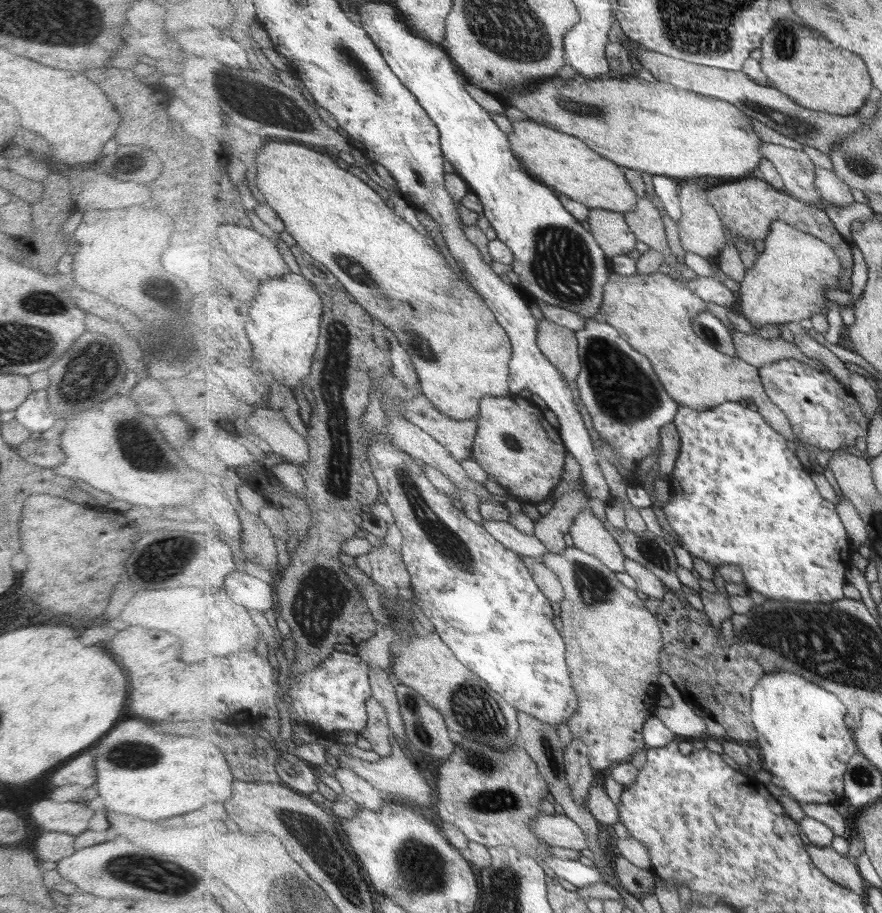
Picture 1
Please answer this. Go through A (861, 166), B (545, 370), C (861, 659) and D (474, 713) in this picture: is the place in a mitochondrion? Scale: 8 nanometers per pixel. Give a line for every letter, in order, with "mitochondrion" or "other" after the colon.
A: mitochondrion
B: other
C: mitochondrion
D: mitochondrion

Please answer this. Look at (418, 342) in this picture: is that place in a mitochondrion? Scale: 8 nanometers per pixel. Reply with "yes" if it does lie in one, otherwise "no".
yes

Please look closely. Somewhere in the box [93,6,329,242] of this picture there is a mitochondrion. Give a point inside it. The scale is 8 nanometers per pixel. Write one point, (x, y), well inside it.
(278, 111)

